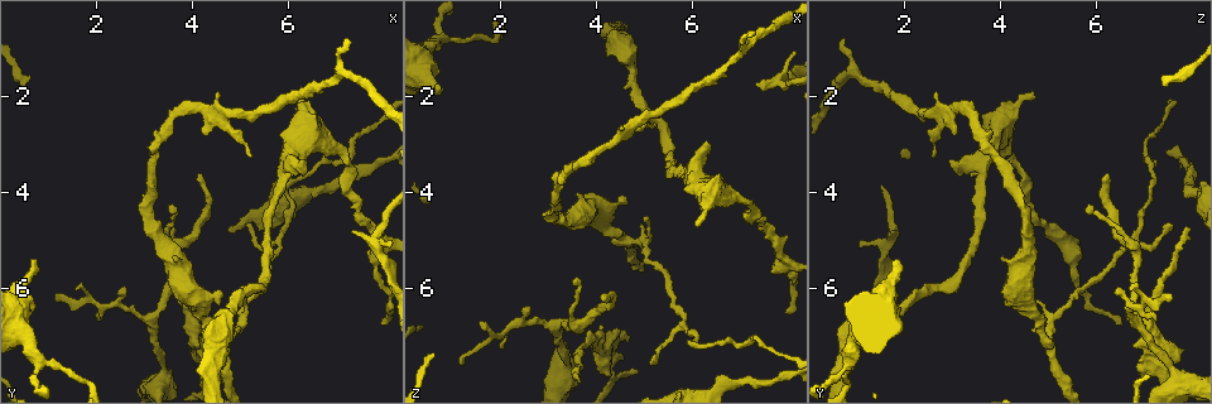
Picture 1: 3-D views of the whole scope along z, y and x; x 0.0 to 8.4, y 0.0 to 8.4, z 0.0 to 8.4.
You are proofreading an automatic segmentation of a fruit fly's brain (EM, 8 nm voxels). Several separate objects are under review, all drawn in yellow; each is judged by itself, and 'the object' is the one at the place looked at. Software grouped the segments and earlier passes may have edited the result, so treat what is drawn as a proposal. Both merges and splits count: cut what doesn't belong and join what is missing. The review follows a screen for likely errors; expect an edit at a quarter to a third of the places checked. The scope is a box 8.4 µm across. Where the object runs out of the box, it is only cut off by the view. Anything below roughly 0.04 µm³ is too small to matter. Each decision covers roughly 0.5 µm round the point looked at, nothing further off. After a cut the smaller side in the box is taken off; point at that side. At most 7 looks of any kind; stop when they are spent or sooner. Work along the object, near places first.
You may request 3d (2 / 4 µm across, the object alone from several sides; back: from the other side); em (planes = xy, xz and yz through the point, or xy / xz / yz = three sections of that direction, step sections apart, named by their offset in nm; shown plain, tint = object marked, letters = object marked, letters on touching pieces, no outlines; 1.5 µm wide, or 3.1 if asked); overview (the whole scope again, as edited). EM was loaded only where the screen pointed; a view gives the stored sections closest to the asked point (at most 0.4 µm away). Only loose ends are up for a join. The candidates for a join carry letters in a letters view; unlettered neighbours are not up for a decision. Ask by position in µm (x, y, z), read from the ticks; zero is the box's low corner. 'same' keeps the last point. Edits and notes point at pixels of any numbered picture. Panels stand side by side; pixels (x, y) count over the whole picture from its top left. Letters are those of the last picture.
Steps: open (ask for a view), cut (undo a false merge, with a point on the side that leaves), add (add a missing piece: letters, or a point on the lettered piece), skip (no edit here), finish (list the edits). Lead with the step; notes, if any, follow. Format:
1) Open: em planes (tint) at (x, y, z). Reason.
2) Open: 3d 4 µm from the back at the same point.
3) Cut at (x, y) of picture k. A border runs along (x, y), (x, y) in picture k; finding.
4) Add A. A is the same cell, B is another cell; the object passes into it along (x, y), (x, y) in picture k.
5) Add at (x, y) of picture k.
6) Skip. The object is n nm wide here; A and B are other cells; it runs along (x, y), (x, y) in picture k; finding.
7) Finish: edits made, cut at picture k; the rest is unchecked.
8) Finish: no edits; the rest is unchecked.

Open: 3d 2 µm at (0.60, 5.35, 1.85). An open end.

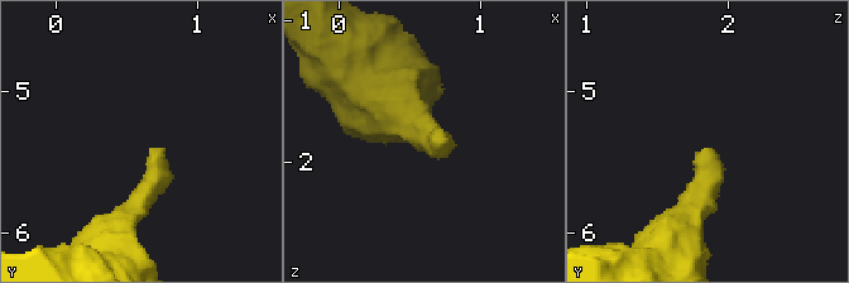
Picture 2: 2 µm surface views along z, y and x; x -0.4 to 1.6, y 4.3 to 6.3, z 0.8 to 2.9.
Open: em planes (letters) at (0.64, 5.40, 1.84).

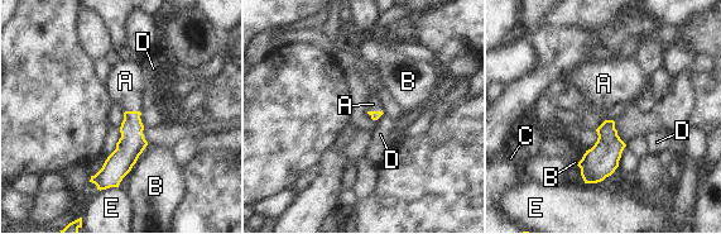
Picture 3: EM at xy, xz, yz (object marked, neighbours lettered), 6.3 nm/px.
Add at (373, 104) of picture 3. A is the same cell, B, C, D and E are other cells; the object passes into it along (375, 115), (374, 111), (373, 104) in picture 3; the cell continues.

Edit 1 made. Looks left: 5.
Open: em xz step 8 (tint) at (6.10, 1.90, 4.65). Free end.

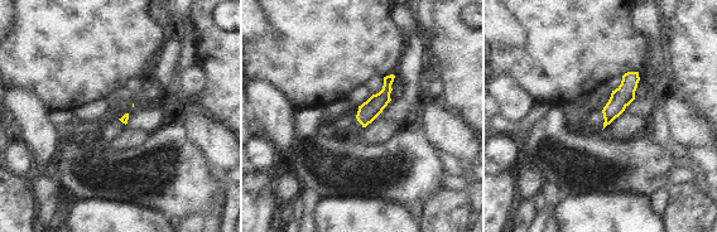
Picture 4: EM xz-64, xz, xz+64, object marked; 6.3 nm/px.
Open: em planes (letters) at the same point. Cut it another way.

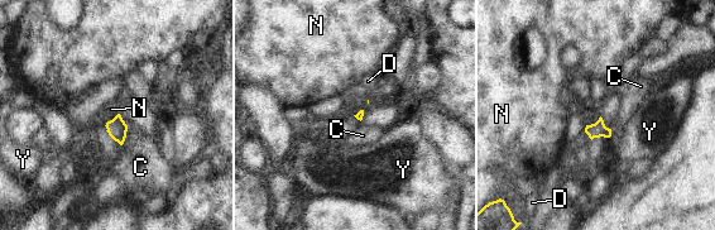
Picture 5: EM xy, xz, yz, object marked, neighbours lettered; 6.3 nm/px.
Skip. C, D, N and Y are other cells; none of them fits.

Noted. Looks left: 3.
Open: em yz step 8 (letters) at (4.20, 3.60, 6.20).

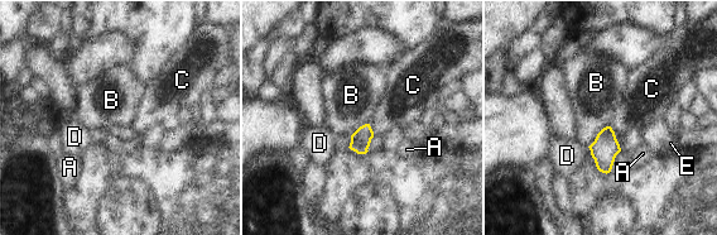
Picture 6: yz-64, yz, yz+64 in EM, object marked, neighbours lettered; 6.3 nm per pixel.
Open: em planes (letters) at the same point.

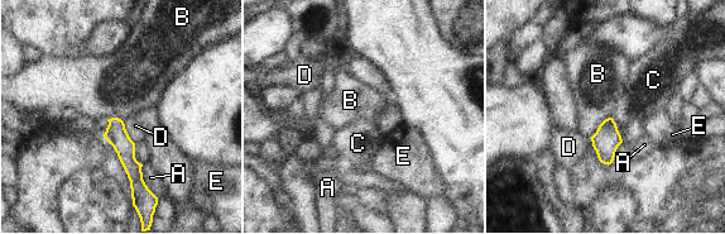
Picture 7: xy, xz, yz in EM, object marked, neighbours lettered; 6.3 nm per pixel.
Add at (643, 96) of picture 7. The object is 140 nm wide here; C is the same cell, A, B, D and E are other cells; the object passes into it along (606, 139), (613, 120), (643, 96) in picture 7; the cell continues.

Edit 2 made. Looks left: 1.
Finish: edits made, add at picture 3, add at picture 7; the rest is unchecked.

